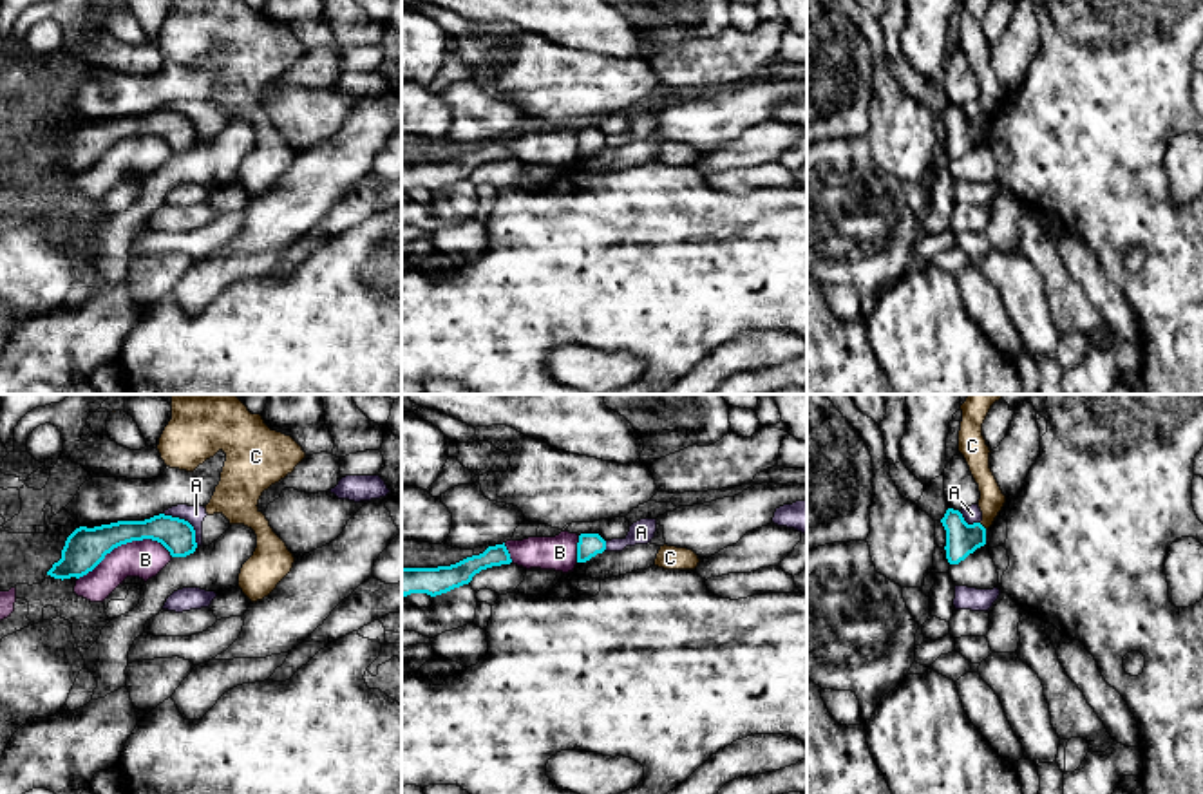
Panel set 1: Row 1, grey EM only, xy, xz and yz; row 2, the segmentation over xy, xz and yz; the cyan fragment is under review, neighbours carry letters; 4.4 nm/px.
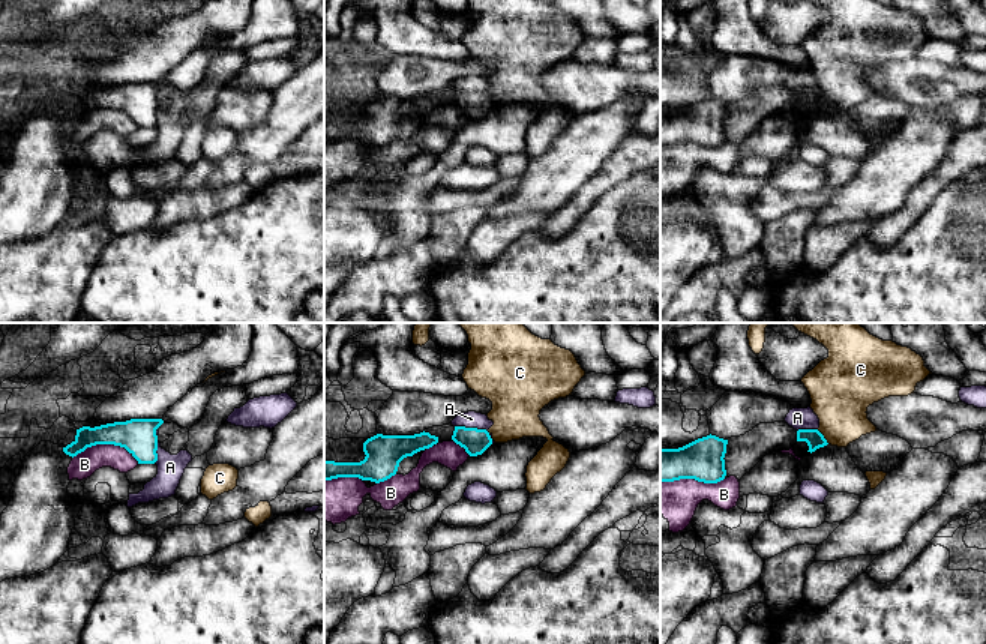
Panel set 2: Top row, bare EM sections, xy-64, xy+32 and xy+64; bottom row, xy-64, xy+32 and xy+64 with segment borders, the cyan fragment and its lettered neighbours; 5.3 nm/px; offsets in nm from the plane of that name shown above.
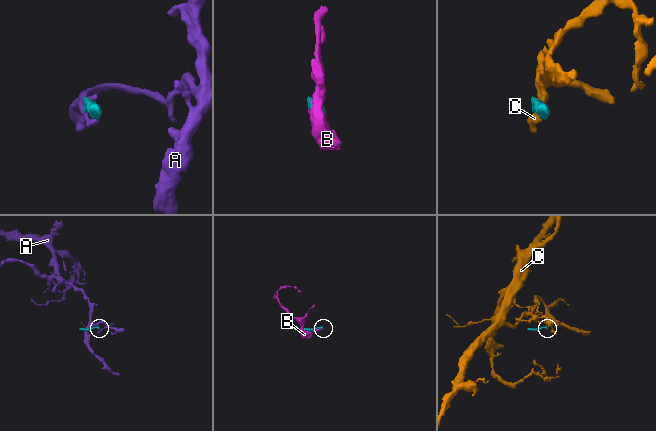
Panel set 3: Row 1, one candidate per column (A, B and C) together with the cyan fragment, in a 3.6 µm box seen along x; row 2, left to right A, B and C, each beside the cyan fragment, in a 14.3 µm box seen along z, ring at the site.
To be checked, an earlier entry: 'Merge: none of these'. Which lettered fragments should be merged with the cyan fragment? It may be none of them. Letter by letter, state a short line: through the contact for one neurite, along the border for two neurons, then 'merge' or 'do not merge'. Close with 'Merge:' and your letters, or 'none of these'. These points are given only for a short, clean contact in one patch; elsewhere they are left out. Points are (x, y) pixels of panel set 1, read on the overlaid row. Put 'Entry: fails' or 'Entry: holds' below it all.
A: line xy (163, 512), (183, 518), (192, 527), (198, 545); do not merge
B: do not merge
C: line yz (979, 523), (986, 529); do not merge
Merge: none of these
Entry: holds

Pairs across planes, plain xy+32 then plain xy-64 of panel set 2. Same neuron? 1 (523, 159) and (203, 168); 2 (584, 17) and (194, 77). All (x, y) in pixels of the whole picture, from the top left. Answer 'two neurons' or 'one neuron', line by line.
1: two neurons
2: two neurons

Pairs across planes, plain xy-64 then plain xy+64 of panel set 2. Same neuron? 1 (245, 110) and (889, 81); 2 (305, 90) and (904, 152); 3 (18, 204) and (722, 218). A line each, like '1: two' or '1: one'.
1: one
2: one
3: two

